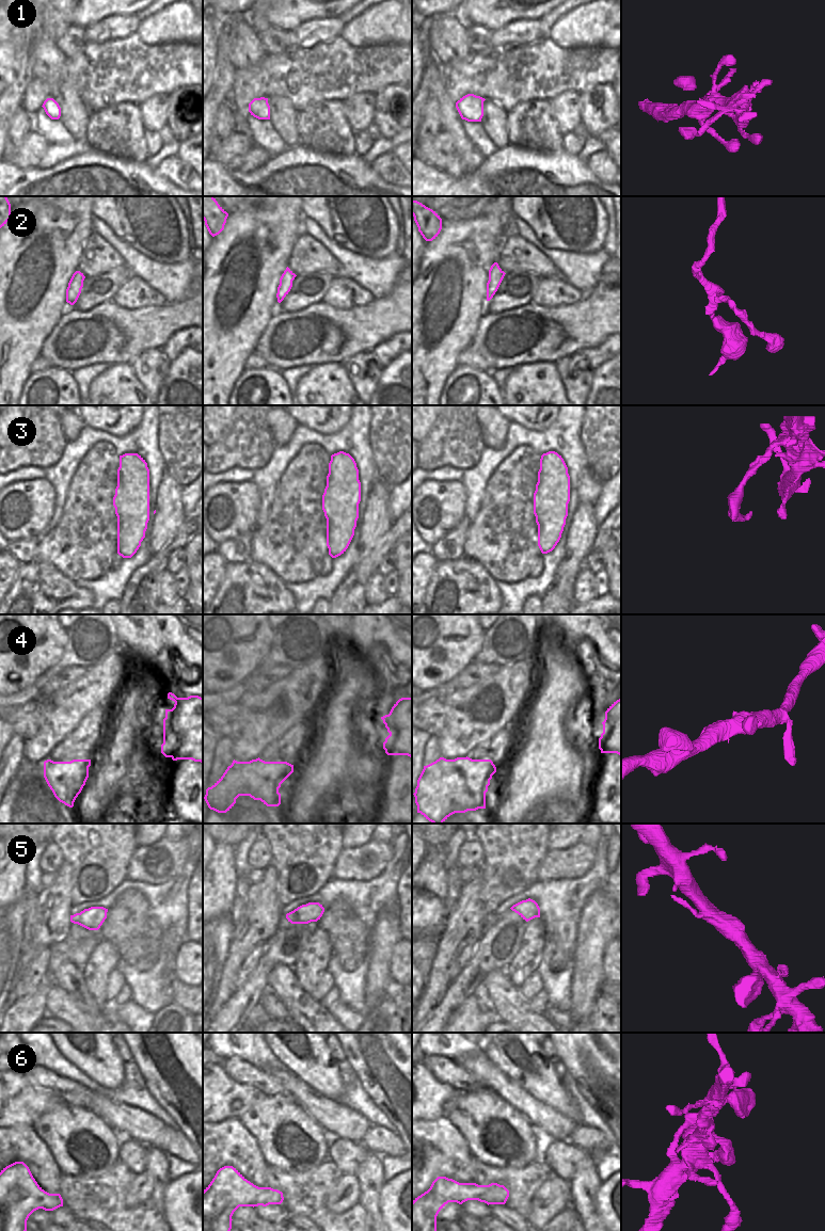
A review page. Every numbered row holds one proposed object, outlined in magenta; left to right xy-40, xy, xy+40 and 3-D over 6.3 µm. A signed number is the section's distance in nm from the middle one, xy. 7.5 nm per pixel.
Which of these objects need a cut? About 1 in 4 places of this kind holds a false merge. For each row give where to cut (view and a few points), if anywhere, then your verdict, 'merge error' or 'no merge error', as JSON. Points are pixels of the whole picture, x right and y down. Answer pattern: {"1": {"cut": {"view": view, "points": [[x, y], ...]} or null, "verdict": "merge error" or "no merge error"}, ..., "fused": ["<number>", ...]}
{"1": {"cut": null, "verdict": "no merge error"}, "2": {"cut": null, "verdict": "no merge error"}, "3": {"cut": {"view": "xy+40", "points": [[546, 452], [556, 452]]}, "verdict": "merge error"}, "4": {"cut": null, "verdict": "no merge error"}, "5": {"cut": null, "verdict": "no merge error"}, "6": {"cut": null, "verdict": "no merge error"}, "fused": ["3"]}

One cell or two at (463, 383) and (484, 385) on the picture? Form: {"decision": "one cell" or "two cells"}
{"decision": "one cell"}

